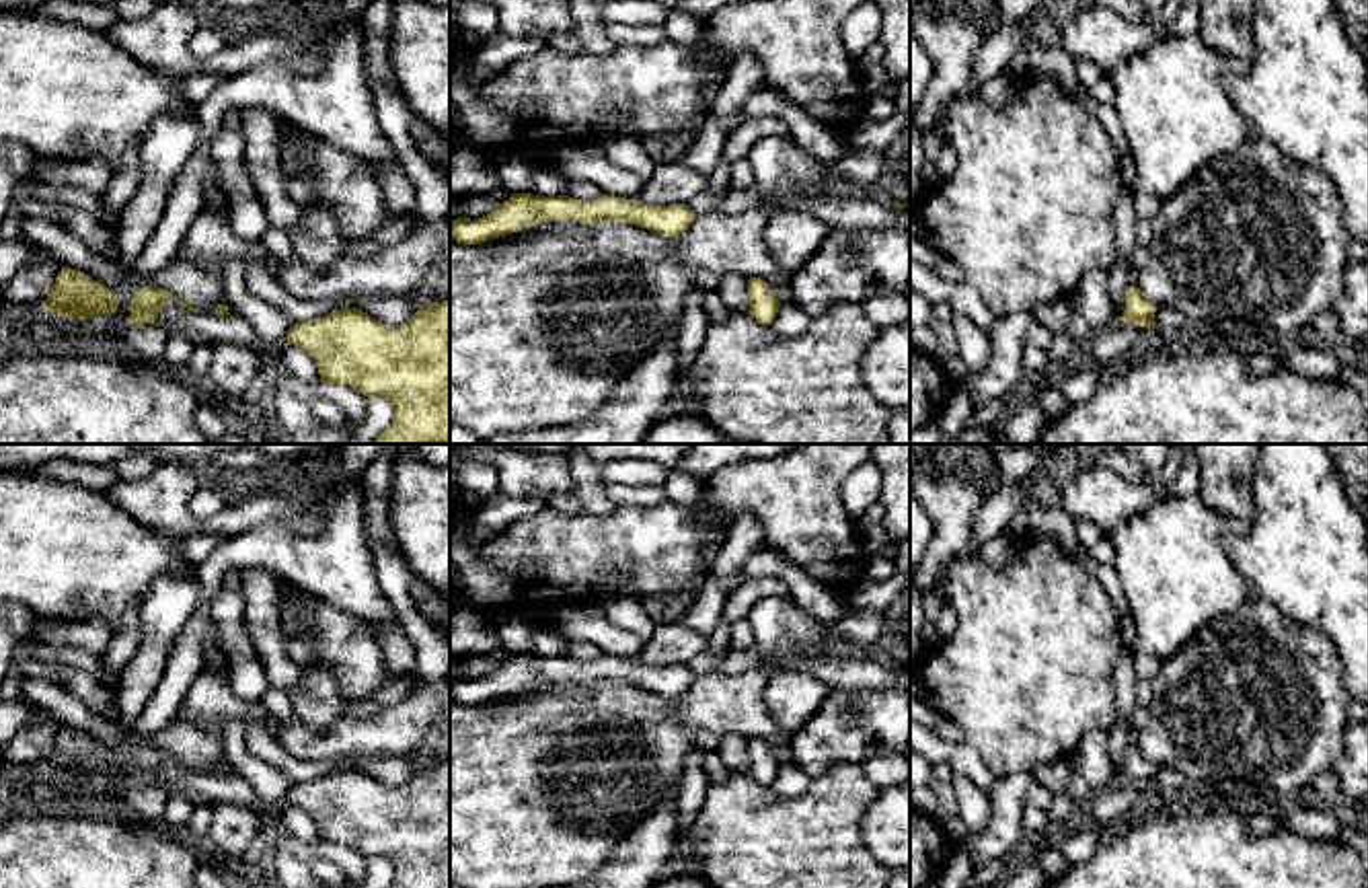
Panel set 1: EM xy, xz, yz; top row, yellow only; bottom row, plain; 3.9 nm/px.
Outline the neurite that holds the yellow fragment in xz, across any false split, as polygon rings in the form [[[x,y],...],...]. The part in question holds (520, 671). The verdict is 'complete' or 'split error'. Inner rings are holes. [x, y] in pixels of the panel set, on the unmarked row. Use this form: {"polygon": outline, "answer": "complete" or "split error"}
{"polygon": [[[514,654],[483,678],[450,680],[450,699],[462,705],[481,705],[540,682],[592,684],[596,680],[637,684],[672,699],[686,695],[694,676],[686,664],[649,666],[606,654],[592,662],[579,662],[569,656]]], "answer": "complete"}

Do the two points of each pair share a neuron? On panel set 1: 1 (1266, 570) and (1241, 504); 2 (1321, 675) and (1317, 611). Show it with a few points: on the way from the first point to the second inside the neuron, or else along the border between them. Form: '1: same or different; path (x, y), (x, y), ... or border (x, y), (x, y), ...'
1: different; border (1254, 473), (1254, 516), (1249, 521)
2: different; border (1278, 607), (1332, 644), (1342, 675)

